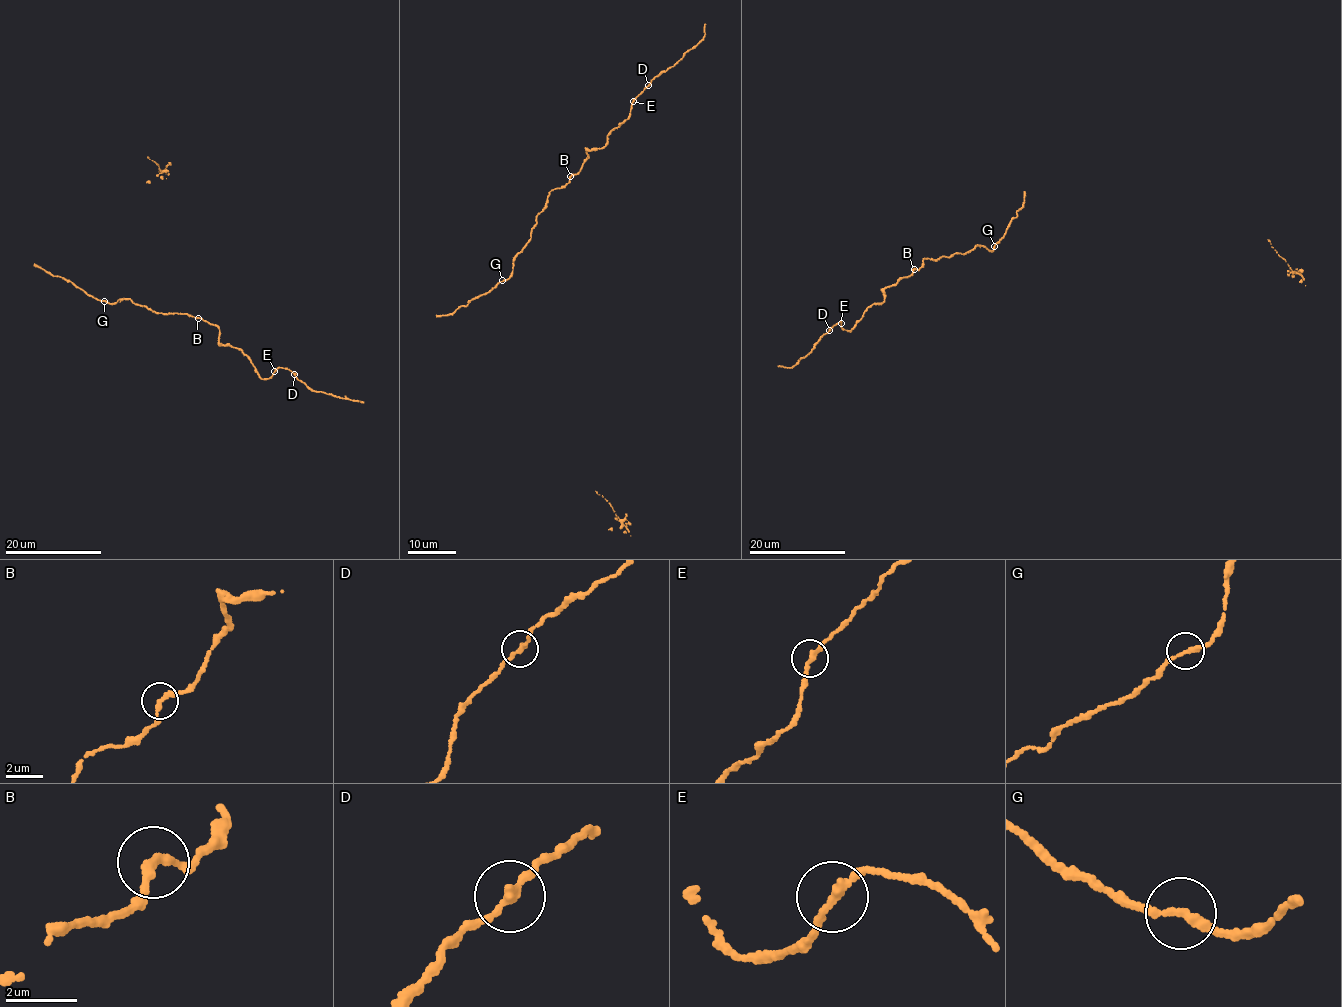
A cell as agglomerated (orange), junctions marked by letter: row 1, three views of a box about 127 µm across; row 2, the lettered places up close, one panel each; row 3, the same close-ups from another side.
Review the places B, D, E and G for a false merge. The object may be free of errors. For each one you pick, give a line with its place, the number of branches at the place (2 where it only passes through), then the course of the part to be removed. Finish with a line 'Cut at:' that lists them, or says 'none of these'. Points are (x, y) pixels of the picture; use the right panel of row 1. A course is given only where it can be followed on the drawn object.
Cut at: none of these

